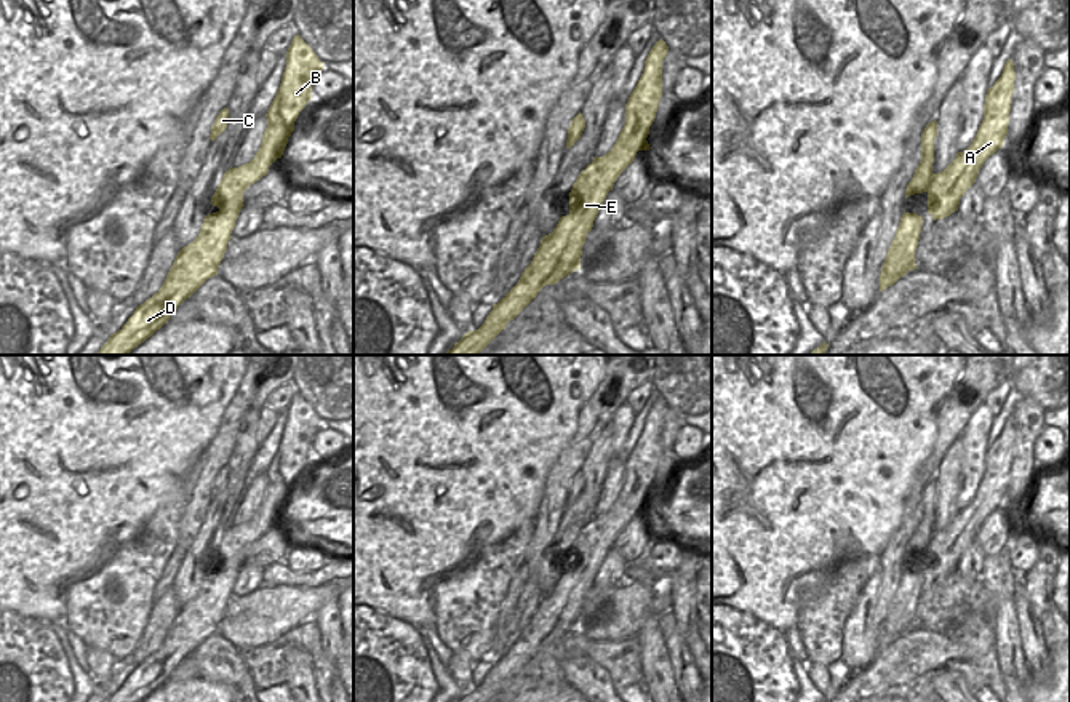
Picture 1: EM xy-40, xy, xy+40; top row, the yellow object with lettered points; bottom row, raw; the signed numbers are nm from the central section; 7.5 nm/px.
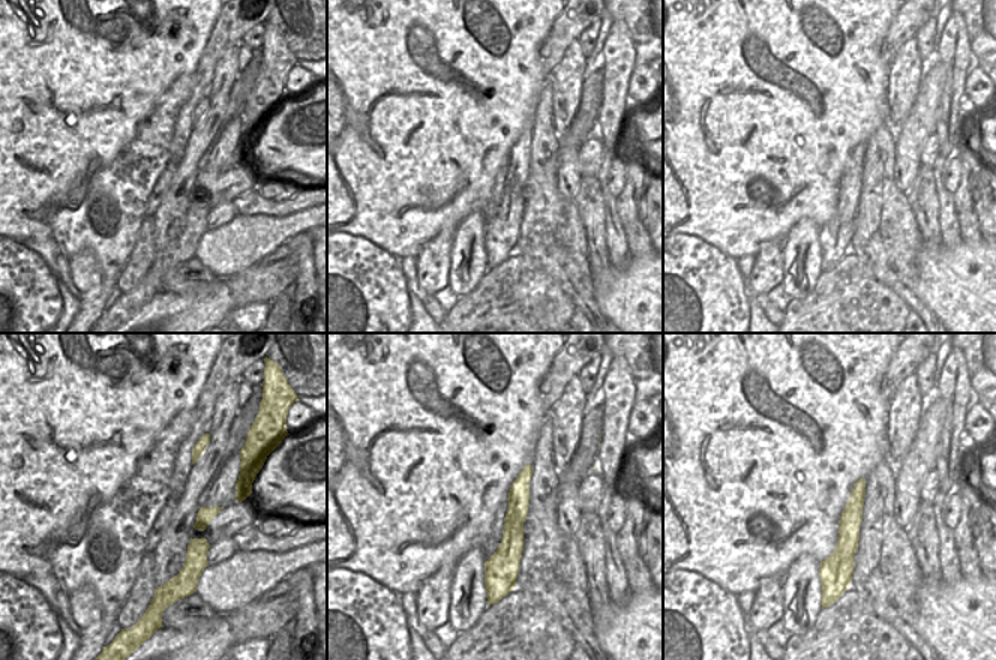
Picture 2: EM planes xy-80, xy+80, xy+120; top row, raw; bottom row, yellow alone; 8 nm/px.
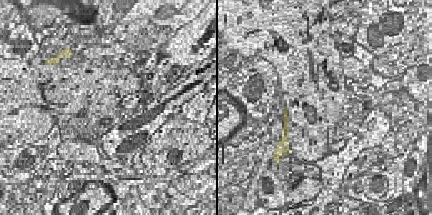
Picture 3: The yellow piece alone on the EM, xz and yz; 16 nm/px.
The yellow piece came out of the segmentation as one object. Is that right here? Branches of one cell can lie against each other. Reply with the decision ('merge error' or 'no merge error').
merge error

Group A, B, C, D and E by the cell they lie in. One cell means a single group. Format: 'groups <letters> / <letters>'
groups A B D E / C

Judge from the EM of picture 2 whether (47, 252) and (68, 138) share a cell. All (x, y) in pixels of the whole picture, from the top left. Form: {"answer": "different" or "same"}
{"answer": "different"}

